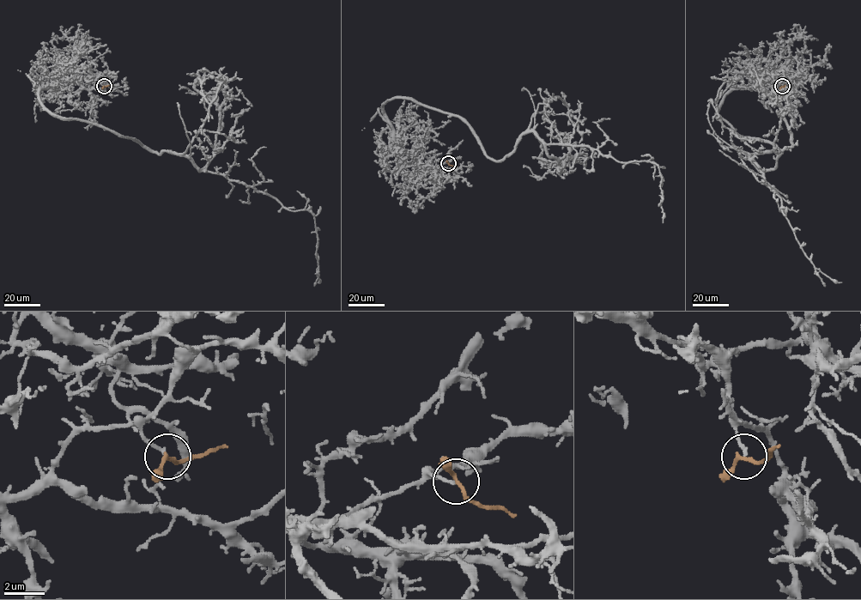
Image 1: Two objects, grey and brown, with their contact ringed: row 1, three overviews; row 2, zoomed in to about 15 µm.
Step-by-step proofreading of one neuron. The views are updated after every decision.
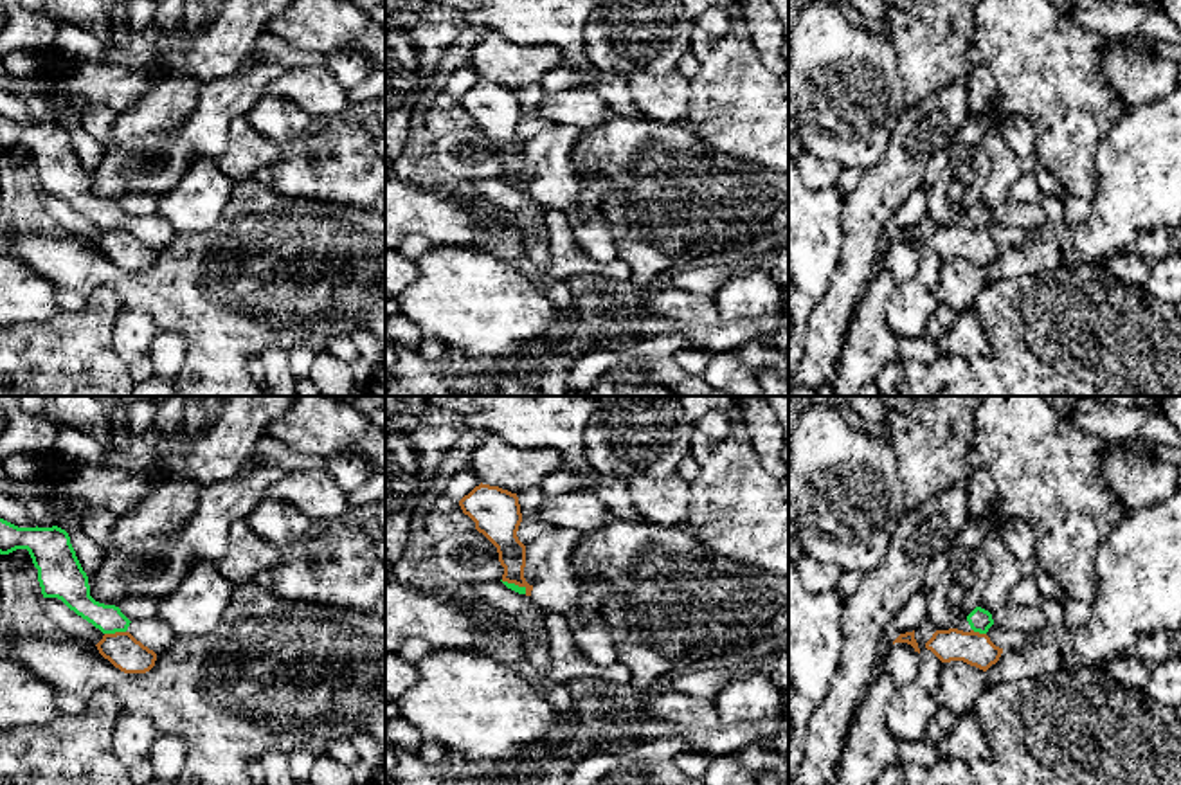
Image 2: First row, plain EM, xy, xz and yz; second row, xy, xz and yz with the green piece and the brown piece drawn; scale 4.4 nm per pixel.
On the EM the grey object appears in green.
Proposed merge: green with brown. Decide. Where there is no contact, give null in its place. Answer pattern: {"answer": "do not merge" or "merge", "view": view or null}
{"answer": "do not merge", "view": "xy"}

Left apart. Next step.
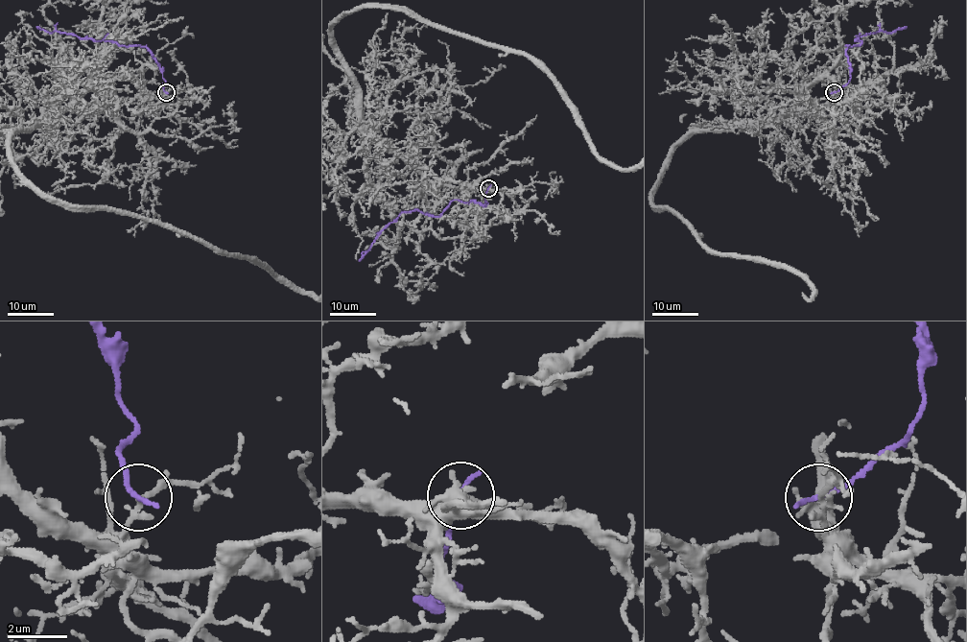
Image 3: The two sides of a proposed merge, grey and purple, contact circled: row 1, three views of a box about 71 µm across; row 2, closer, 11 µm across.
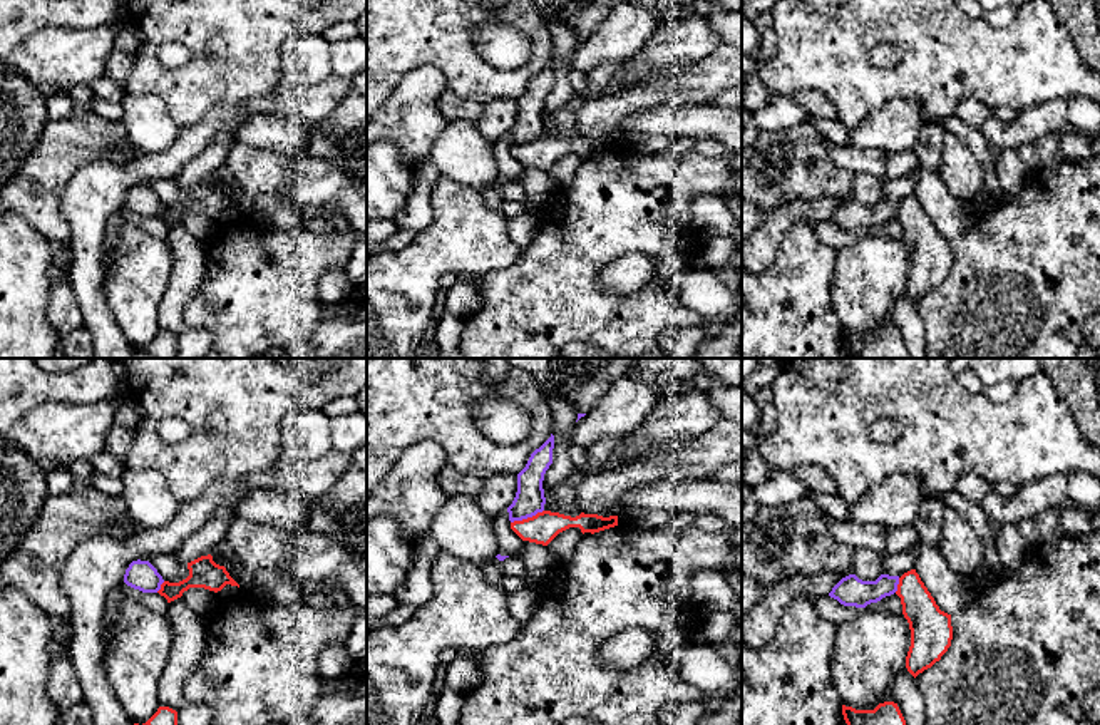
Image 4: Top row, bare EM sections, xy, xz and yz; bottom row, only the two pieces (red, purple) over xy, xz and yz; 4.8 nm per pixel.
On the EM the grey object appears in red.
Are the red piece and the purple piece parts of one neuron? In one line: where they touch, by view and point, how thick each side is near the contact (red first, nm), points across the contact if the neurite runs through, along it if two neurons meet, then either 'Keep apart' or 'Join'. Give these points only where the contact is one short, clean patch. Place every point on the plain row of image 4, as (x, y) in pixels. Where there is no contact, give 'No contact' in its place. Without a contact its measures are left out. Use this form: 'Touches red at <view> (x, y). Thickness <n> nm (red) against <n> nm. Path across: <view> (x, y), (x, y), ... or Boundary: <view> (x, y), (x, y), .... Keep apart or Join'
Touches red at xz (528, 143). Thickness 150 nm (red) against 150 nm. Boundary: xz (543, 134), (511, 148). Keep apart

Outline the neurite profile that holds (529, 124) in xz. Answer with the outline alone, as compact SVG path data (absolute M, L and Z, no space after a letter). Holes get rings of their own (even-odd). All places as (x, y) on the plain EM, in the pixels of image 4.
M554 60L536 74L526 92L517 99L517 117L507 132L509 146L522 146L544 136L546 122L542 114L544 99L553 89Z

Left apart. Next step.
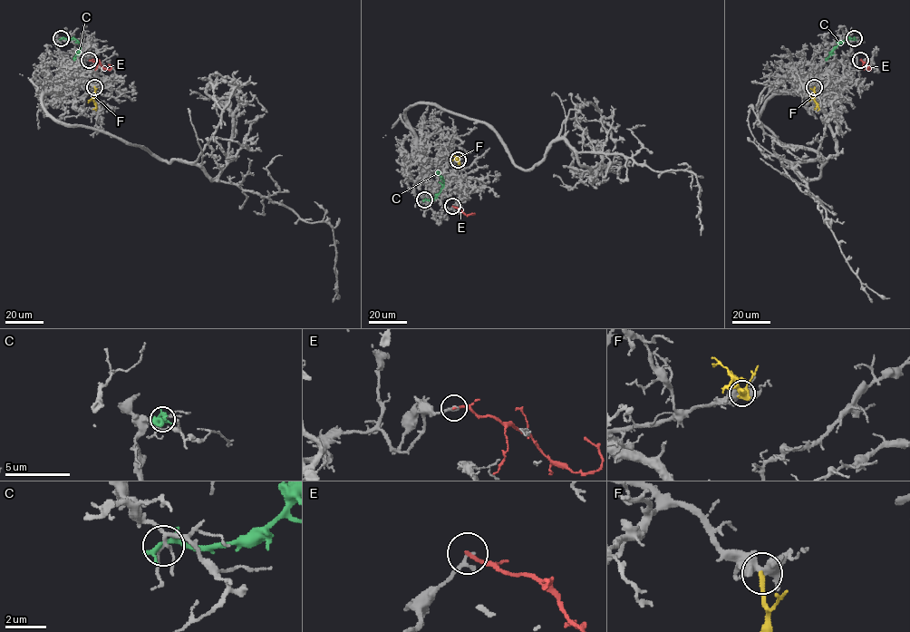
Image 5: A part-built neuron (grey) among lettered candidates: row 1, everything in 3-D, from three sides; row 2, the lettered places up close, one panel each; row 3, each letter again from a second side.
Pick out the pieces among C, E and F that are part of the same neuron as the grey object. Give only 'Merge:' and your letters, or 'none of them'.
Merge: F

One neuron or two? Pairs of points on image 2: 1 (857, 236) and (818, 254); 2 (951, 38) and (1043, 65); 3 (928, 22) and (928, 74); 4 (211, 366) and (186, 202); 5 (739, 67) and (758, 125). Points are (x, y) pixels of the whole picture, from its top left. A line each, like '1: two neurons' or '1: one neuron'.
1: two neurons
2: two neurons
3: one neuron
4: two neurons
5: one neuron

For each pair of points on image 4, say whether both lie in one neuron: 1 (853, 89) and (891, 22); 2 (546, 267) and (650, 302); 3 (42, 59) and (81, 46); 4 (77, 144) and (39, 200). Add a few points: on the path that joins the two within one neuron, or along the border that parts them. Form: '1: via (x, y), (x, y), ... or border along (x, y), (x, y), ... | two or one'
1: via (853, 71), (853, 56), (873, 35) | one
2: via (571, 292), (585, 305), (625, 305) | one
3: via (52, 56), (71, 56) | one
4: via (64, 158), (39, 186) | one

